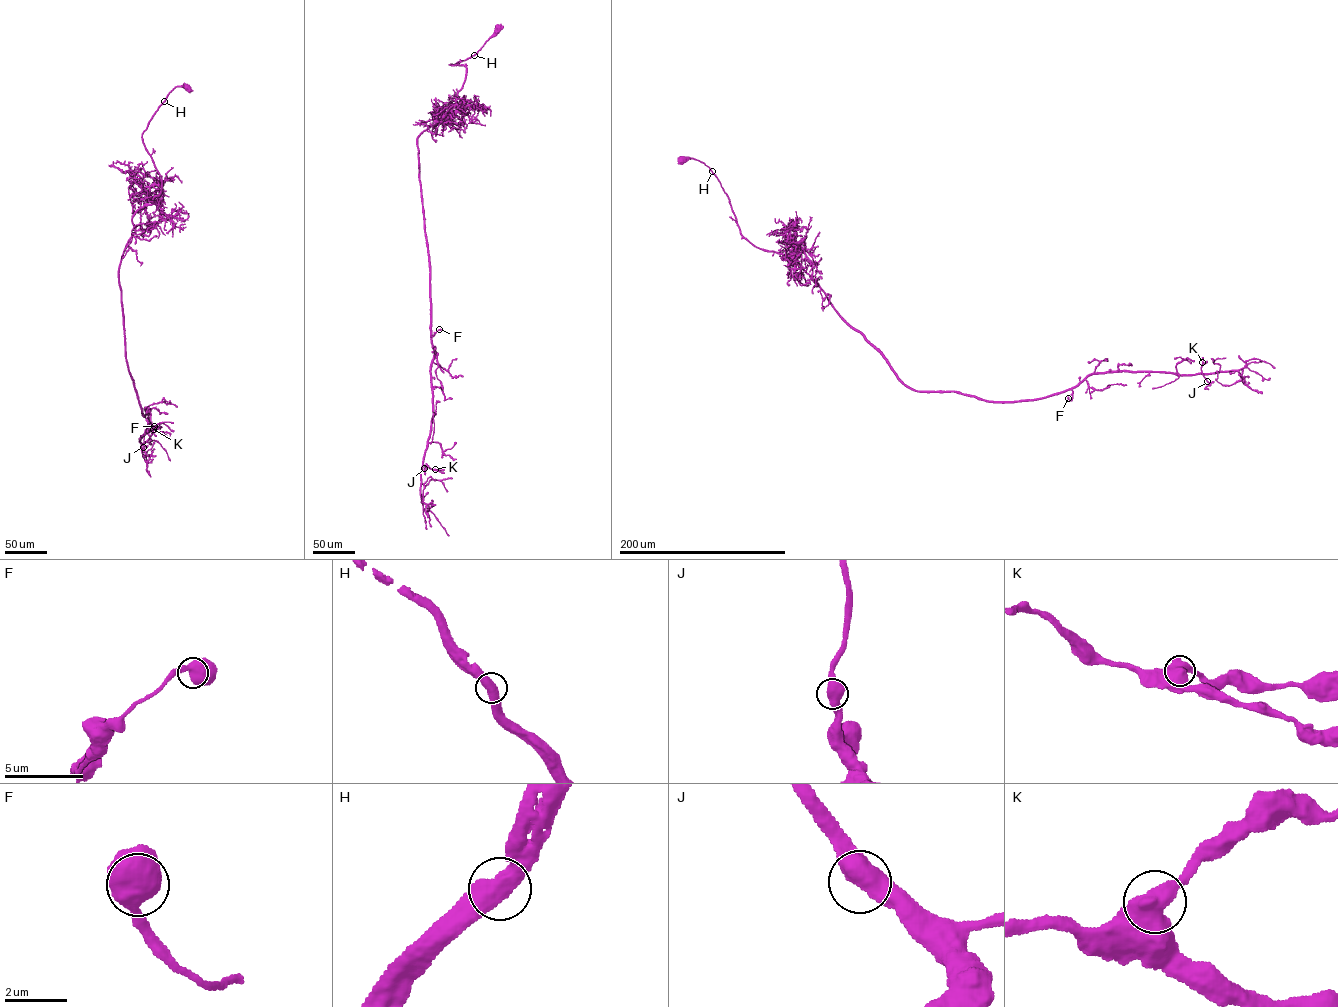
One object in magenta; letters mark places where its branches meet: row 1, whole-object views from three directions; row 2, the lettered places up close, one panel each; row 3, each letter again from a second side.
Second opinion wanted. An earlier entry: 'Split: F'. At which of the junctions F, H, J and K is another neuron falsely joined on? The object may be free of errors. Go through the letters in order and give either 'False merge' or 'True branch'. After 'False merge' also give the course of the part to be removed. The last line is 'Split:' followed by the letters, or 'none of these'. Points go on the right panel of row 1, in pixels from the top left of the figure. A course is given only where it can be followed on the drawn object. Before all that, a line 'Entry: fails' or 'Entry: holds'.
Entry: fails
F: True branch
H: True branch
J: True branch
K: True branch
Split: none of these

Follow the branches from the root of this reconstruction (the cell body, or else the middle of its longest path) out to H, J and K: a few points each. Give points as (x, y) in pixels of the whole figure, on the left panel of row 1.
H: (188, 87), (174, 88), (164, 101)
J: (188, 87), (142, 134), (161, 189), (132, 217), (119, 270), (143, 447)
K: (188, 87), (142, 134), (161, 189), (132, 217), (119, 270), (141, 436), (153, 429)

